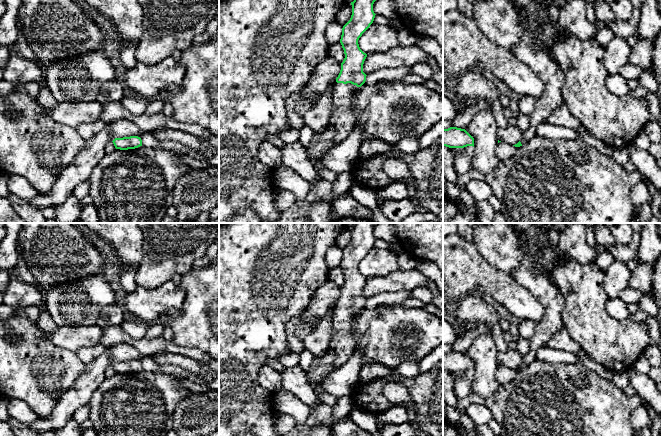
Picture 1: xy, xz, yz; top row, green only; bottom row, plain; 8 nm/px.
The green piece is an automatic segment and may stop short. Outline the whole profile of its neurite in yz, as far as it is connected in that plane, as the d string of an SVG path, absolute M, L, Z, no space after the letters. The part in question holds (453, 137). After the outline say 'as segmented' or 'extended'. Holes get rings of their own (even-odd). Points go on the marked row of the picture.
M450 127L443 129L443 146L449 148L474 147L474 138L465 129Z | as segmented

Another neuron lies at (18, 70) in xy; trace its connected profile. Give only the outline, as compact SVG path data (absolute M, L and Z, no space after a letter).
M17 53L10 56L4 68L3 78L14 85L37 82L40 84L43 73L33 61L27 60Z

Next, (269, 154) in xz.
M264 141L258 148L258 159L272 168L281 165L281 149L269 141Z

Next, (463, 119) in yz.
M479 99L475 105L468 107L464 109L462 113L457 114L455 119L452 121L452 127L465 129L465 127L472 121L473 116L484 110L493 110L493 105L488 100Z

